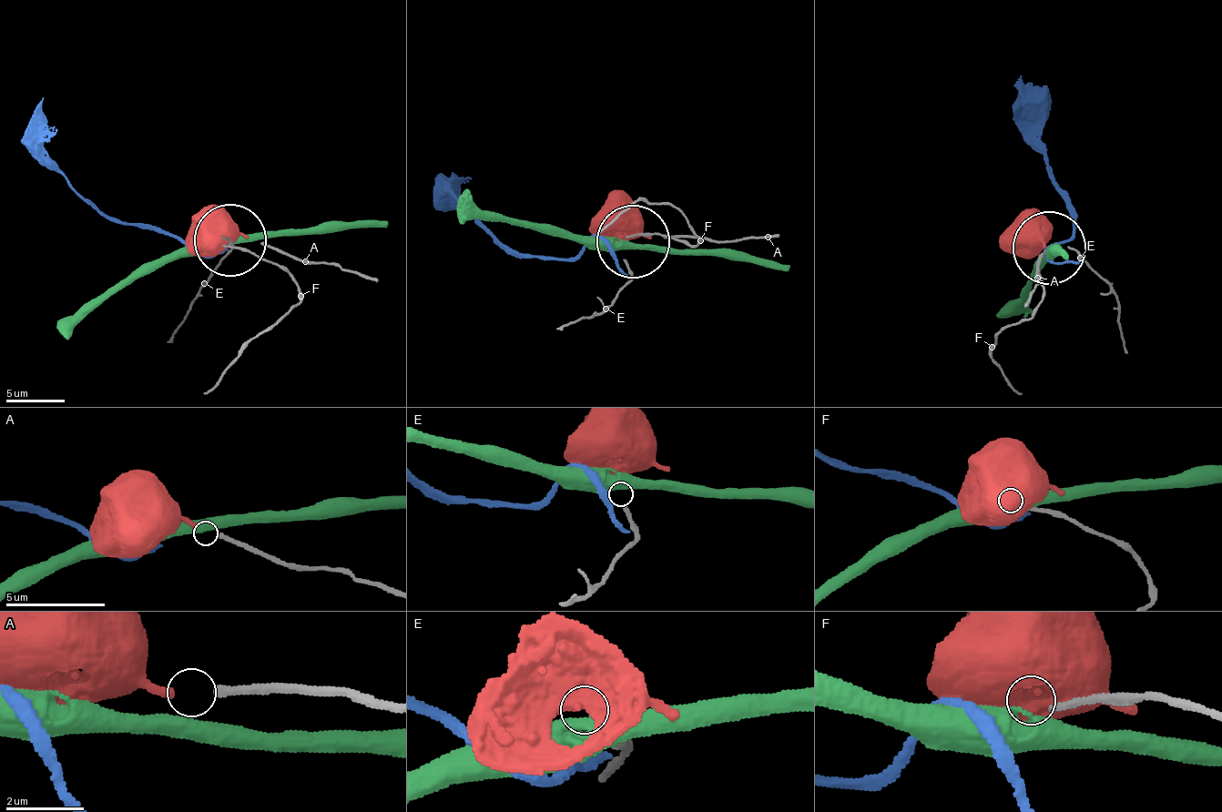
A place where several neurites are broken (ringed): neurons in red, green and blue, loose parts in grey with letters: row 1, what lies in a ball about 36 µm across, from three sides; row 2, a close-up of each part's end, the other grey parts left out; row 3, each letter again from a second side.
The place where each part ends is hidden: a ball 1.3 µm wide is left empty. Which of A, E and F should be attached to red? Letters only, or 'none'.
A

